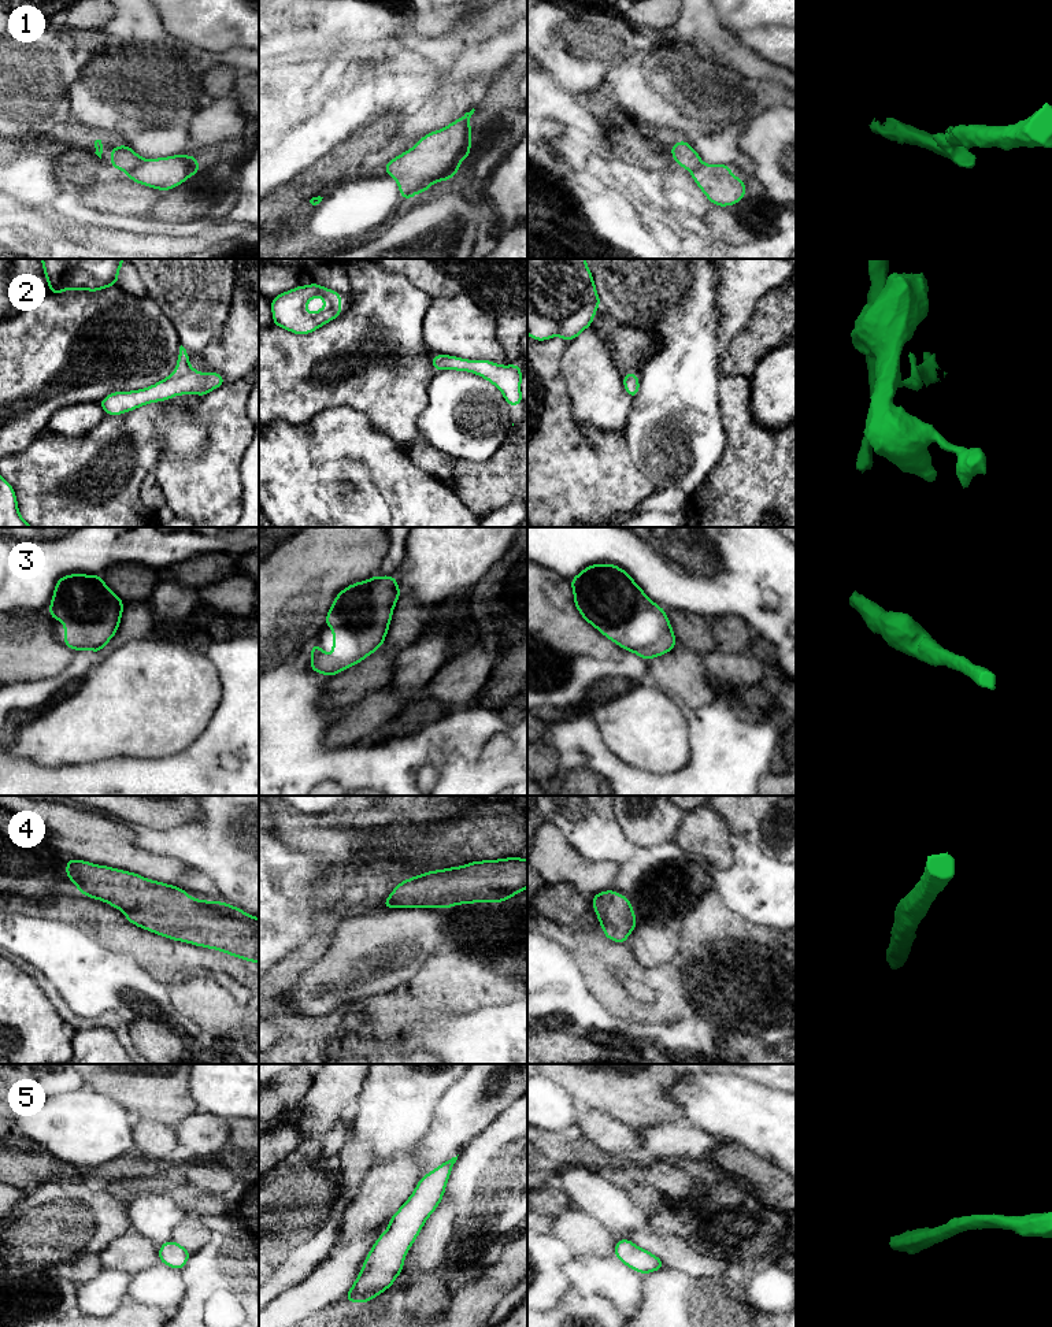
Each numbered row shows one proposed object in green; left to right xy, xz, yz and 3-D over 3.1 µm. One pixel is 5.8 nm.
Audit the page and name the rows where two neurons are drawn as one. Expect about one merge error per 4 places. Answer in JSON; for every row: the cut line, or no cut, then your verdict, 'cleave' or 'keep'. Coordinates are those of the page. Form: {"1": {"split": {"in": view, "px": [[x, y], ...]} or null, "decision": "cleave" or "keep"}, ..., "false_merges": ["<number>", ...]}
{"1": {"split": {"in": "xy", "px": [[143, 160], [129, 171]]}, "decision": "cleave"}, "2": {"split": null, "decision": "keep"}, "3": {"split": null, "decision": "keep"}, "4": {"split": null, "decision": "keep"}, "5": {"split": null, "decision": "keep"}, "false_merges": ["1"]}

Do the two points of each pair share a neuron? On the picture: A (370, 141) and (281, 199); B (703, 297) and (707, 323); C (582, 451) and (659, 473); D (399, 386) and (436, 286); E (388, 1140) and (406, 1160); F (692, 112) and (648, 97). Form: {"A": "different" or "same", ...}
{"A": "same", "B": "same", "C": "different", "D": "different", "E": "different", "F": "same"}

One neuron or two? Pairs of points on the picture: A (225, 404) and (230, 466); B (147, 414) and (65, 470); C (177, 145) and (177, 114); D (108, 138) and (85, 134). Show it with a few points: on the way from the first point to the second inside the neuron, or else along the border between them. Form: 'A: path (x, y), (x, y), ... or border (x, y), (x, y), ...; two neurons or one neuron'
A: path (226, 419), (226, 451); one neuron
B: path (126, 426), (118, 426), (85, 459); one neuron
C: border (174, 125), (158, 129); two neurons
D: path (103, 138), (91, 138); one neuron

